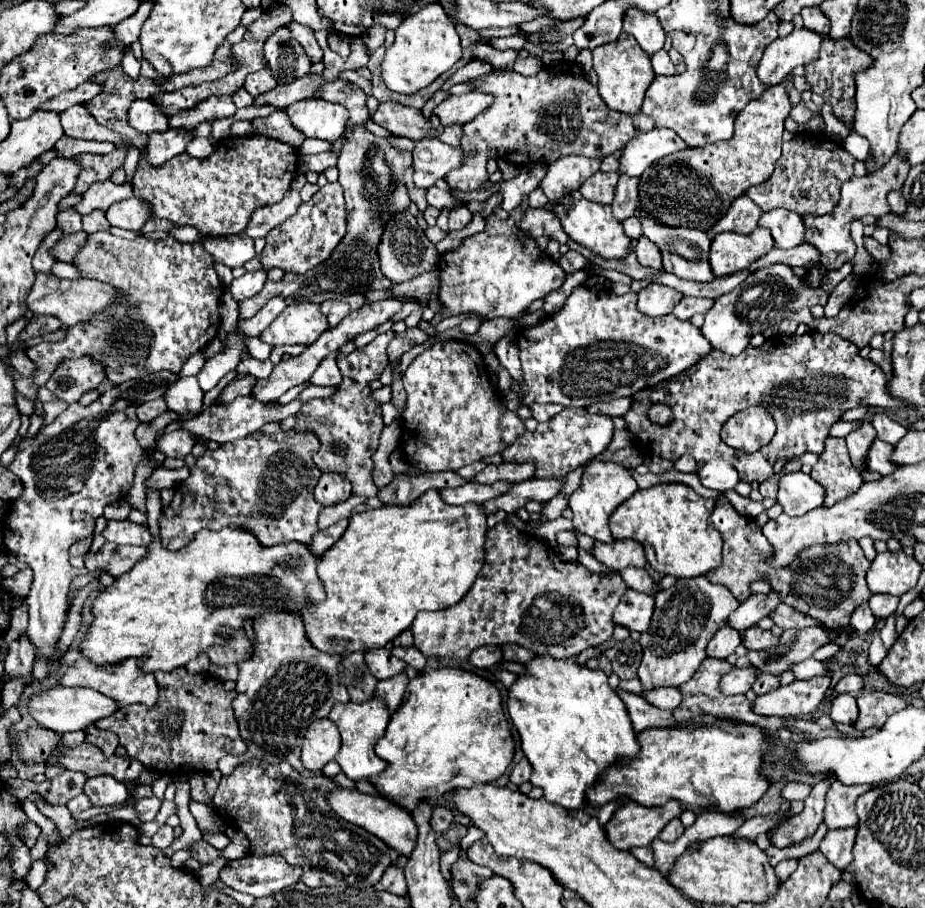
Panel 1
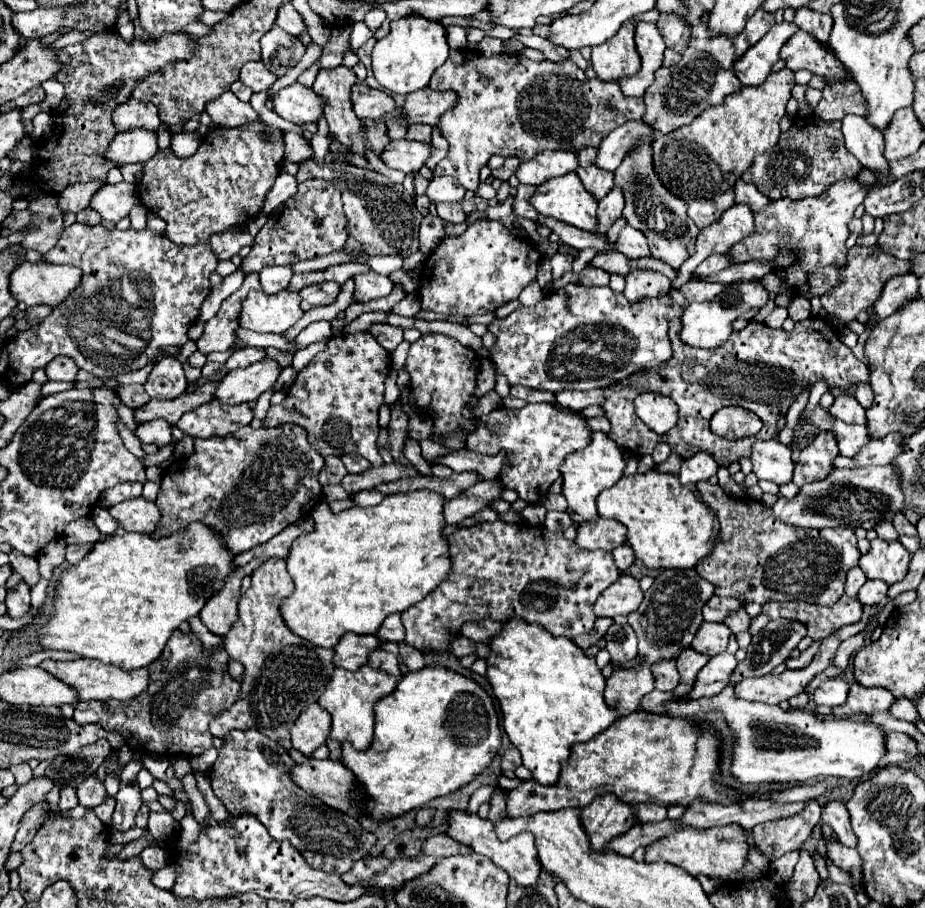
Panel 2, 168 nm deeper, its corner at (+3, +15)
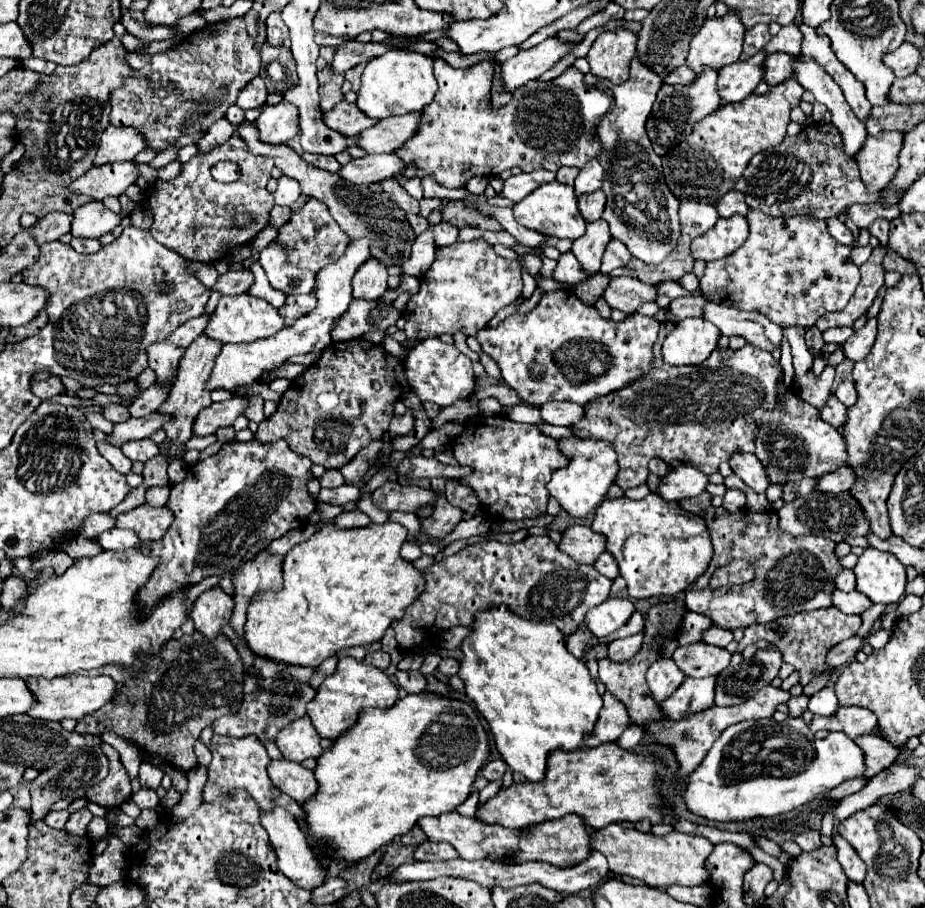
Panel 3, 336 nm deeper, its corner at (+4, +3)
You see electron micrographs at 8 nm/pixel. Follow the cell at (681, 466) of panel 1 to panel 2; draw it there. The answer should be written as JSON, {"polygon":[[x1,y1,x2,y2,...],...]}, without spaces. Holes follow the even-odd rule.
{"polygon":[[671,452,671,456,669,456,665,462,657,464,657,466,655,466,655,470,677,474,677,472,679,472,679,468,681,468,681,464,683,464,683,458,681,458,681,456,677,456,675,452]]}

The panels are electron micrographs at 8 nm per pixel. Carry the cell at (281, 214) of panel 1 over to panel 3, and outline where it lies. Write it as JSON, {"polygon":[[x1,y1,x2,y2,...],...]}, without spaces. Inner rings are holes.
{"polygon":[[290,176,278,178,278,188,274,192,274,202,280,206,290,206,300,196,300,184]]}

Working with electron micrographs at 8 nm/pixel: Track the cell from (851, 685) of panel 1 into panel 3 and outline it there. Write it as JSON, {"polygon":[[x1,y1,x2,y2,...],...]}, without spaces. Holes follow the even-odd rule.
{"polygon":[[806,696,790,698,786,704,788,704,788,710,790,710,790,716,802,716,802,712,804,712,806,706,808,706,808,698,806,698]]}

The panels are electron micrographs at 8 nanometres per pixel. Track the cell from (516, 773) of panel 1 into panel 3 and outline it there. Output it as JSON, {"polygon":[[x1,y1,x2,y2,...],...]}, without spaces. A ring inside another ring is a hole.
{"polygon":[[490,760,486,762,482,768,480,768,480,774,486,778,486,780,500,780,506,772,506,764,502,760]]}

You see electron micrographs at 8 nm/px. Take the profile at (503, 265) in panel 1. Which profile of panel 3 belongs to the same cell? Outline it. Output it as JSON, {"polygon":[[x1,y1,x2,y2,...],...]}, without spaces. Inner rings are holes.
{"polygon":[[482,238,456,242,436,250,436,260,420,280,420,290,410,296,404,308,404,332,408,338,416,340,456,332,476,336,476,332,486,328,500,308,512,304,520,294,522,276,518,262,498,256]]}

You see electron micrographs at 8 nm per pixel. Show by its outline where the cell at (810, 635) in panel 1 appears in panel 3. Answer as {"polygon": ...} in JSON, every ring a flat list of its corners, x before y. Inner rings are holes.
{"polygon":[[776,646,772,650,758,650,750,660,744,660,740,666,728,666,716,678,716,698,718,706,742,704,752,698,760,686,768,686,780,670,782,656]]}

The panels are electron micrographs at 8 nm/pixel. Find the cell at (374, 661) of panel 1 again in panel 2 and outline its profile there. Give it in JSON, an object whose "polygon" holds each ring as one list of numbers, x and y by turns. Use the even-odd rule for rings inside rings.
{"polygon":[[345,634,339,644,335,646,335,658,333,662,339,666,339,668,345,668,345,670,357,670,361,666,367,664,367,656,369,652,377,650,379,648,379,640,377,636,363,636,363,634]]}

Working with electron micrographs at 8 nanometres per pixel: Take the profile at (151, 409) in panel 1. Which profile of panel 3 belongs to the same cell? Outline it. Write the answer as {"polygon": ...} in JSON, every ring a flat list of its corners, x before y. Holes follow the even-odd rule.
{"polygon":[[108,404,108,406,102,406,102,416,114,424,118,422,124,422,130,418,128,414,128,408,124,408,122,404]]}

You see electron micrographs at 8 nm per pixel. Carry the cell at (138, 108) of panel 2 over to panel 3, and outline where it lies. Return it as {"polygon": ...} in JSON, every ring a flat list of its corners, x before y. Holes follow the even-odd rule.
{"polygon":[[108,126,102,134,94,166,134,160,134,156,144,150,144,146,144,136,140,136,140,132,136,132,134,128]]}

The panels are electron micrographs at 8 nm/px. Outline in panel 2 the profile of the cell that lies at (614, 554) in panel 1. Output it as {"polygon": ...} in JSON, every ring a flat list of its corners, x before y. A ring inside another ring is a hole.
{"polygon":[[599,518,597,522,583,522,577,530,575,544,585,550,607,550,625,544,627,528,621,522]]}

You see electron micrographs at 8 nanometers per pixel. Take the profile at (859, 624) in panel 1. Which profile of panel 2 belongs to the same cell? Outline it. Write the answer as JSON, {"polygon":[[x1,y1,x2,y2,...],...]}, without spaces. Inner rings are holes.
{"polygon":[[857,566,857,568,851,568,851,570,847,572,845,594,851,596,851,598,855,598,857,592,859,592,859,588,865,584,865,580,867,580,867,576,865,576,865,572,863,572,859,566]]}

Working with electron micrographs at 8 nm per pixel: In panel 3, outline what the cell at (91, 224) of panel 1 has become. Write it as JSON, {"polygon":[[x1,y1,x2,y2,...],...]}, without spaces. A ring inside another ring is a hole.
{"polygon":[[72,238,70,246,80,254,92,254,92,252,98,252,102,248,100,242,92,240,92,238]]}

